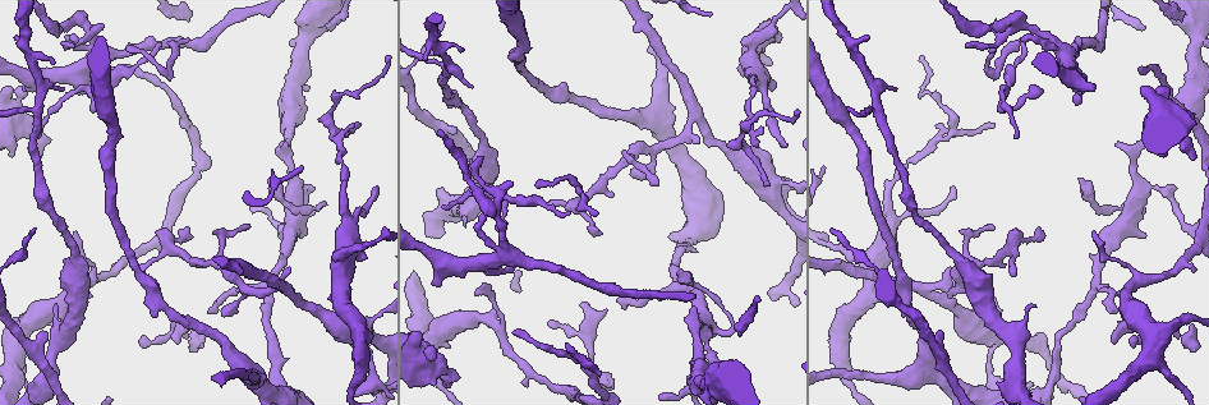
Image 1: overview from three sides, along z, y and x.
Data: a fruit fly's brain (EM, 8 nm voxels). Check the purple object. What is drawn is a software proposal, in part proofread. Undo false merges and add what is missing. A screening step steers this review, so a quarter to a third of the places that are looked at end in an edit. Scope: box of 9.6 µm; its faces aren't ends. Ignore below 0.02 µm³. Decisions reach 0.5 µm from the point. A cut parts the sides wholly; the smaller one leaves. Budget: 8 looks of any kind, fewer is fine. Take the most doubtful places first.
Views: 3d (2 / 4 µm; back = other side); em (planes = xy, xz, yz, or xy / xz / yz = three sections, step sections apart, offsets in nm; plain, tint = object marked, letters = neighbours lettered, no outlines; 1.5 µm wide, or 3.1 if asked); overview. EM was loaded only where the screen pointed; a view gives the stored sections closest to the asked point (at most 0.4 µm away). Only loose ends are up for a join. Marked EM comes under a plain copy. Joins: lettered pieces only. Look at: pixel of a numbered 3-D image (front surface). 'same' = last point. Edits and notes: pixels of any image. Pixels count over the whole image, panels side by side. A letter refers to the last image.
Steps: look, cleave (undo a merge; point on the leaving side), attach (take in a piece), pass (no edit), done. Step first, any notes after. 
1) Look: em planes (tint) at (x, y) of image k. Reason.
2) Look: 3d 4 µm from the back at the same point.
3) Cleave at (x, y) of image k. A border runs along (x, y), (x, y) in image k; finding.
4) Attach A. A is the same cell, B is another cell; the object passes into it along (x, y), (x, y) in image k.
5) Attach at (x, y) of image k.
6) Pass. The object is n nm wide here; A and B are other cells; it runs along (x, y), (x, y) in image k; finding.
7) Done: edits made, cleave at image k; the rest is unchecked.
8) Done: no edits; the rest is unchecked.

Look: em planes (letters) at (1194, 160) of image 1. Free end.

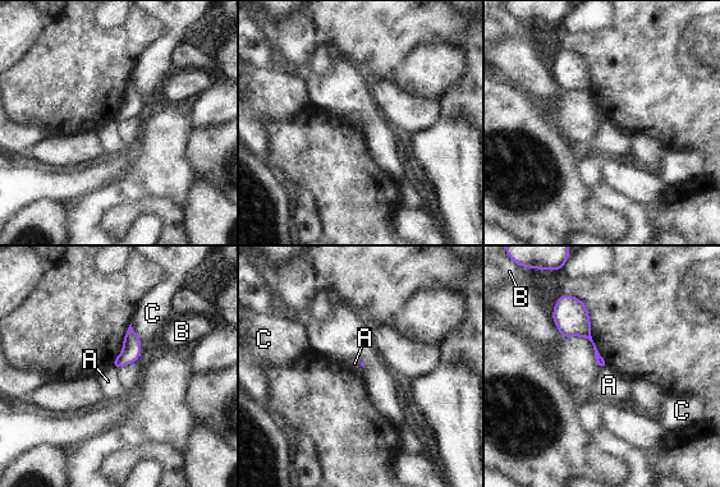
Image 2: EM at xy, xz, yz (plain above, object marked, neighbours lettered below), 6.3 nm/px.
Pass. A, B and C are other cells; a border runs along (609, 366), (600, 368) in image 2; none of them fits.

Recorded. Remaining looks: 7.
Look: em yz step 4 (tint) at (583, 303) of image 1. Branch stops here.

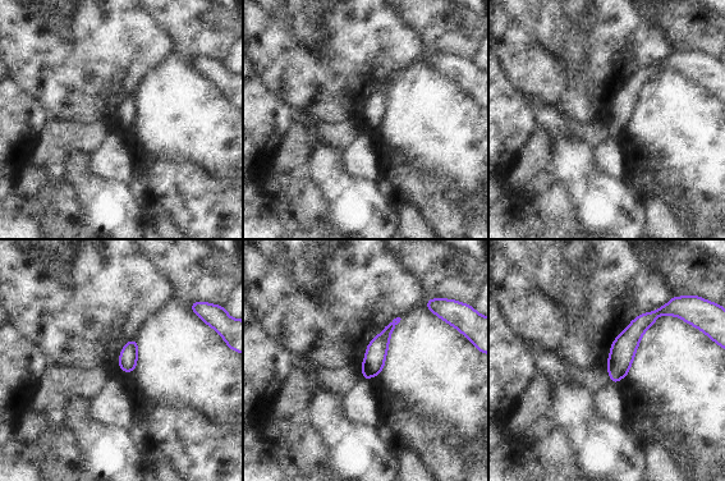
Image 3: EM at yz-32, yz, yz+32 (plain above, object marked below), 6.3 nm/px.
Look: em planes (letters) at the same point. Cut it another way.

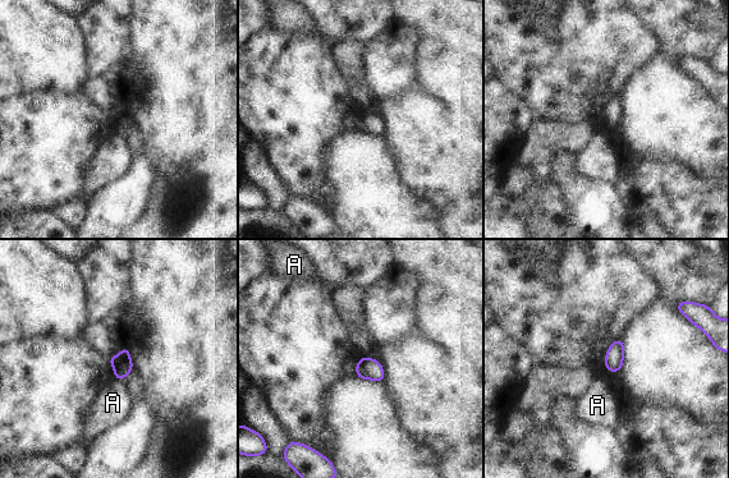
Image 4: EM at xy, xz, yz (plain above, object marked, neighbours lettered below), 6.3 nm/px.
Pass. A is another cell; a border runs along (115, 378), (122, 381) in image 4; no lettered piece goes on from it.

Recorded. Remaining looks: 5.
Look: 3d 4 µm at (441, 207) of image 1. Tapers out.

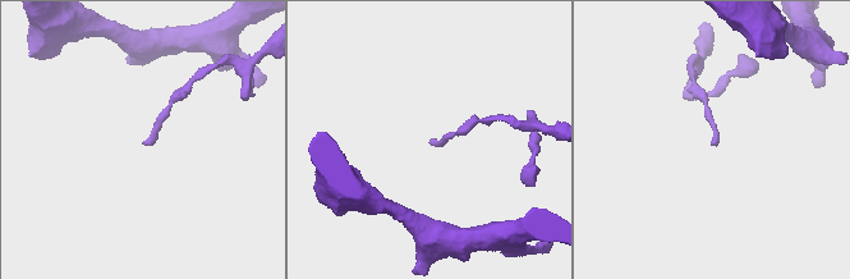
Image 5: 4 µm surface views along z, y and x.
Look: em xz step 8 (letters) at (431, 141) of image 5. Now the EM.

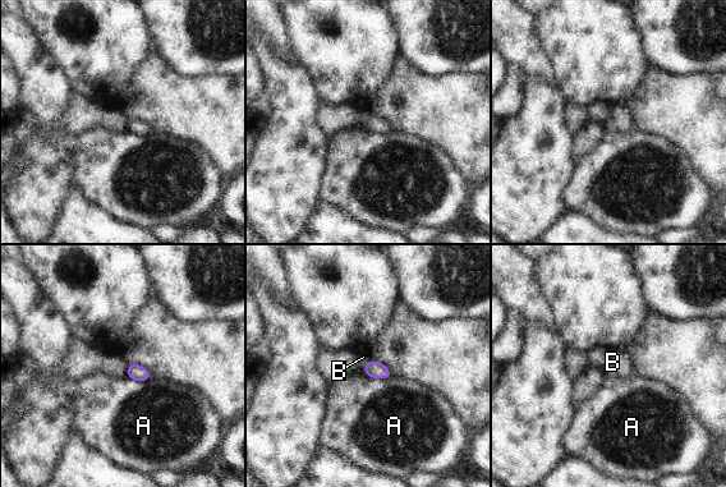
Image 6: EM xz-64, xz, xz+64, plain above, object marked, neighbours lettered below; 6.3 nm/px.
Look: em planes (letters) at the same point. Cut it another way.

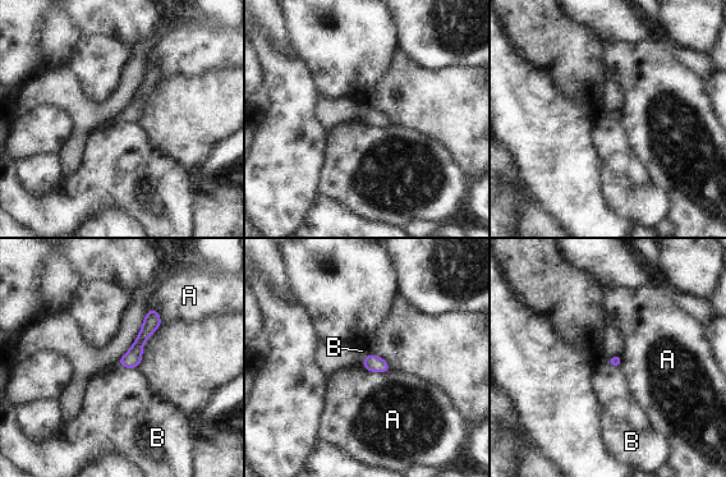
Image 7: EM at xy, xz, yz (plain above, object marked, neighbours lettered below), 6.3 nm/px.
Pass. The longest contact is with A, 190 nm; A and B are other cells; it runs along (155, 313), (137, 348), (123, 362) in image 7; no lettered piece goes on from it.

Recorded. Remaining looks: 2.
Done: no edits; the rest is unchecked.

